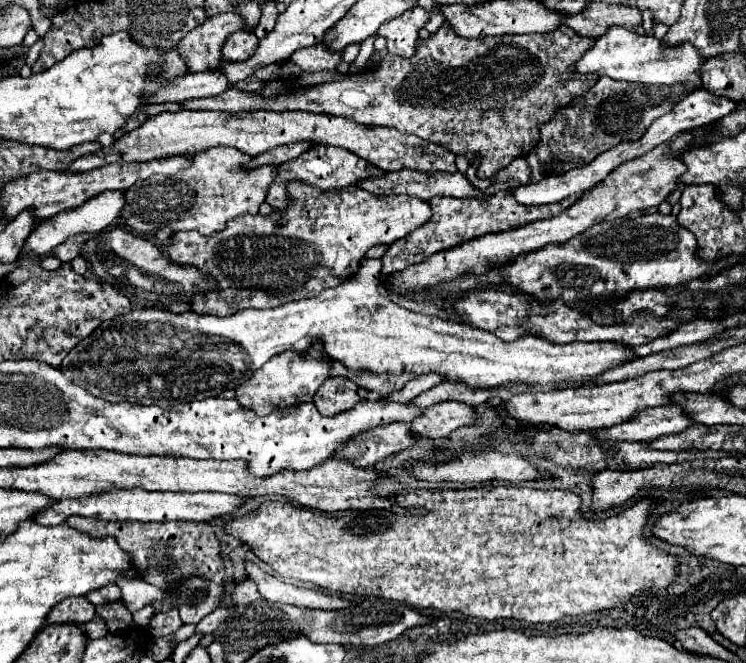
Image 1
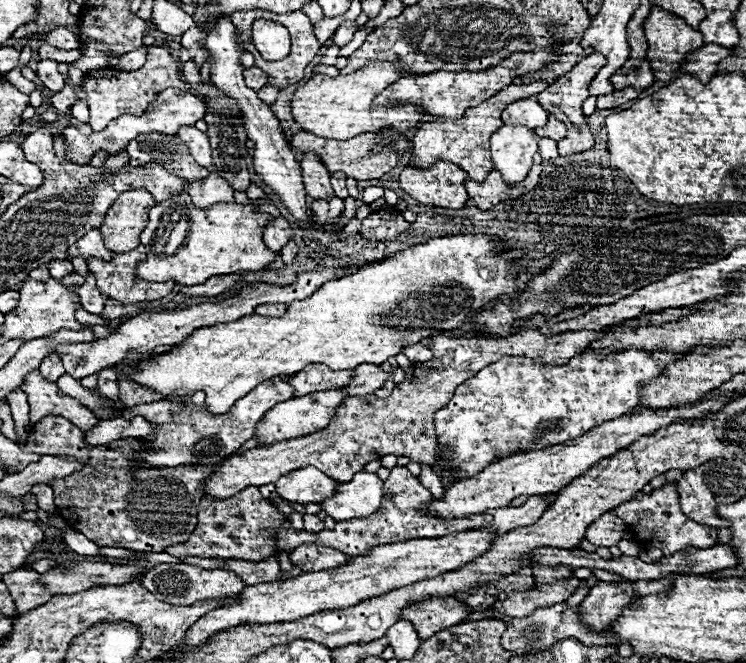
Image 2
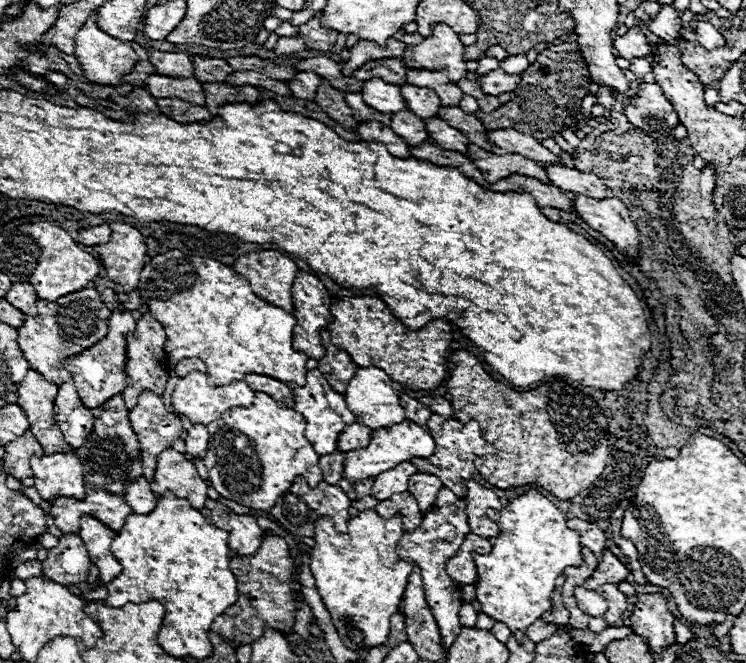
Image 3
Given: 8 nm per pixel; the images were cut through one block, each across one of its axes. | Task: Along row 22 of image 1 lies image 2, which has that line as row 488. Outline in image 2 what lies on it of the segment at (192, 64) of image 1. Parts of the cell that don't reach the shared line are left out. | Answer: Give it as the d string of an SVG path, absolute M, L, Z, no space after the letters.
M522 330L502 340L478 340L478 338L446 338L432 336L426 340L426 346L432 350L432 360L410 364L404 372L404 380L396 384L390 398L378 398L374 394L346 398L330 424L314 434L300 436L294 440L276 442L268 448L254 448L242 454L226 458L210 478L204 480L204 494L214 500L224 500L238 494L248 486L262 486L278 480L282 474L304 466L316 466L326 476L336 482L346 482L354 472L360 472L374 458L394 454L408 456L416 462L434 464L434 450L437 439L434 435L434 412L444 408L450 402L456 386L476 376L486 364L494 364L502 356L522 356L532 360L542 360L542 364L566 364L566 360L580 354L590 340L602 336L604 330L578 330L564 332L556 336L544 336L538 330Z

